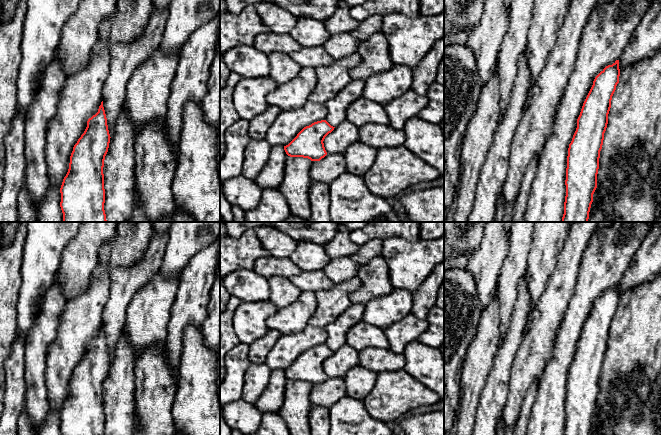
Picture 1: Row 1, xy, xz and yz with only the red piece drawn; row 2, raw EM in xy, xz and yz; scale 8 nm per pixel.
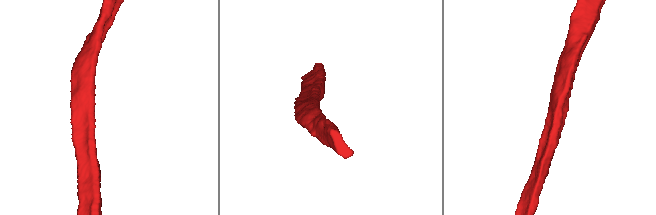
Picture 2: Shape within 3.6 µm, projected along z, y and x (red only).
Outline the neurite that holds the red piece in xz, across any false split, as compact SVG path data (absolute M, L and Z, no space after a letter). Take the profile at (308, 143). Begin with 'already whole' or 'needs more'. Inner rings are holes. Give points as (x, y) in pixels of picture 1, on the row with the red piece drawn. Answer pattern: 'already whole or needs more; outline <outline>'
already whole; outline M326 120L314 122L304 127L284 150L290 157L320 161L327 155L323 141L334 128Z

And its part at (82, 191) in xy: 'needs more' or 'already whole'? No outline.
already whole

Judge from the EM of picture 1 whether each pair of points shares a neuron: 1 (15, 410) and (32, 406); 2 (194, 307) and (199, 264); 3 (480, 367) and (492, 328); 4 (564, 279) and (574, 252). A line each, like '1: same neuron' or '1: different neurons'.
1: different neurons
2: same neuron
3: same neuron
4: same neuron

